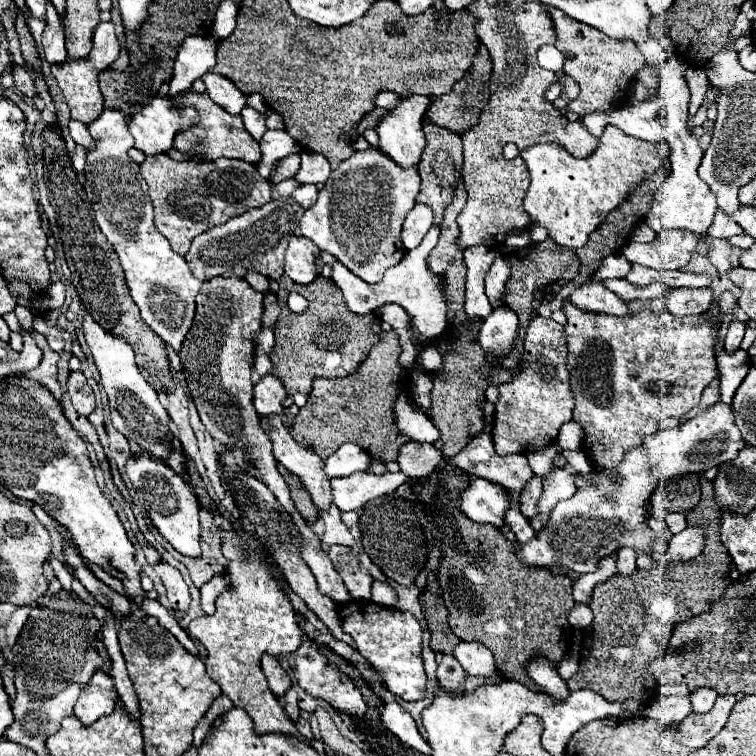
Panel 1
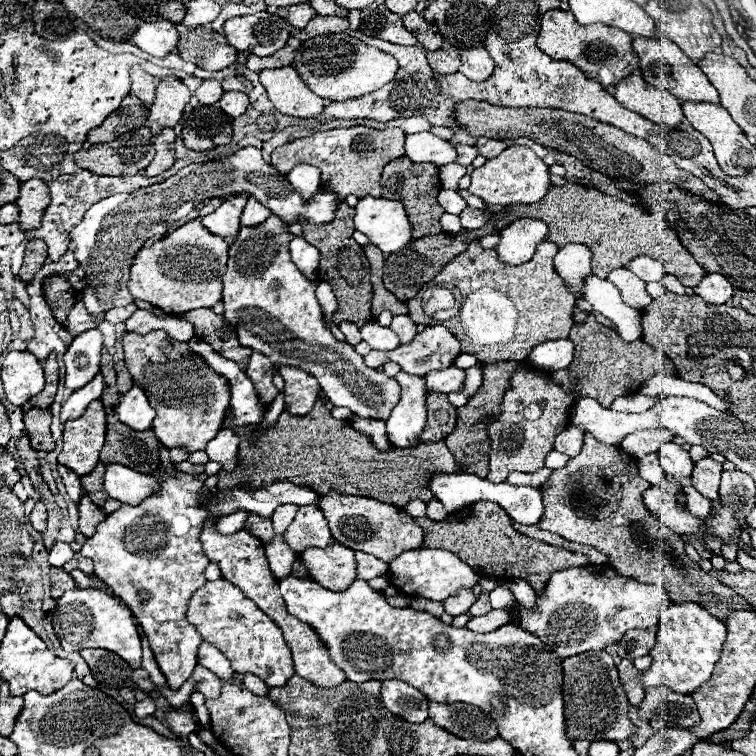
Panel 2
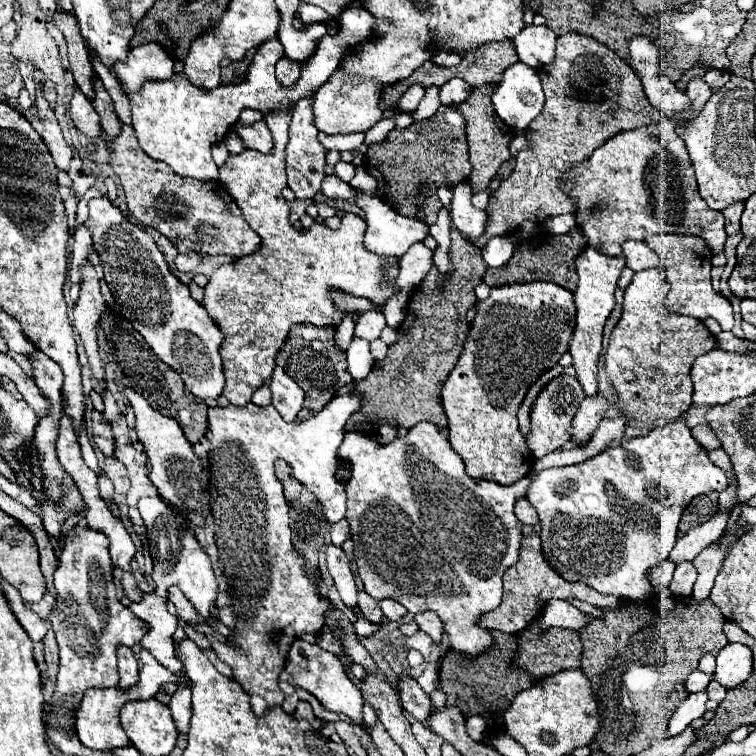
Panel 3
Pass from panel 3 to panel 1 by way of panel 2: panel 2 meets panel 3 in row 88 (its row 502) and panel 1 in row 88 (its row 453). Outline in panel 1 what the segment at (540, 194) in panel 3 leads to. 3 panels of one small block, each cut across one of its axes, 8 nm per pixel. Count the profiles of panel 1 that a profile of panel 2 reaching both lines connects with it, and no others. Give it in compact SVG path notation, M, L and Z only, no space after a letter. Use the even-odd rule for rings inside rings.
M550 8L550 16L558 34L554 46L566 58L564 72L580 84L580 96L568 104L568 110L574 114L584 114L592 110L612 110L626 104L626 88L634 80L632 74L636 74L636 70L646 64L644 56L638 52L638 46L632 44L632 40L612 40L610 36L604 36L600 30L584 22L572 20L560 8Z

